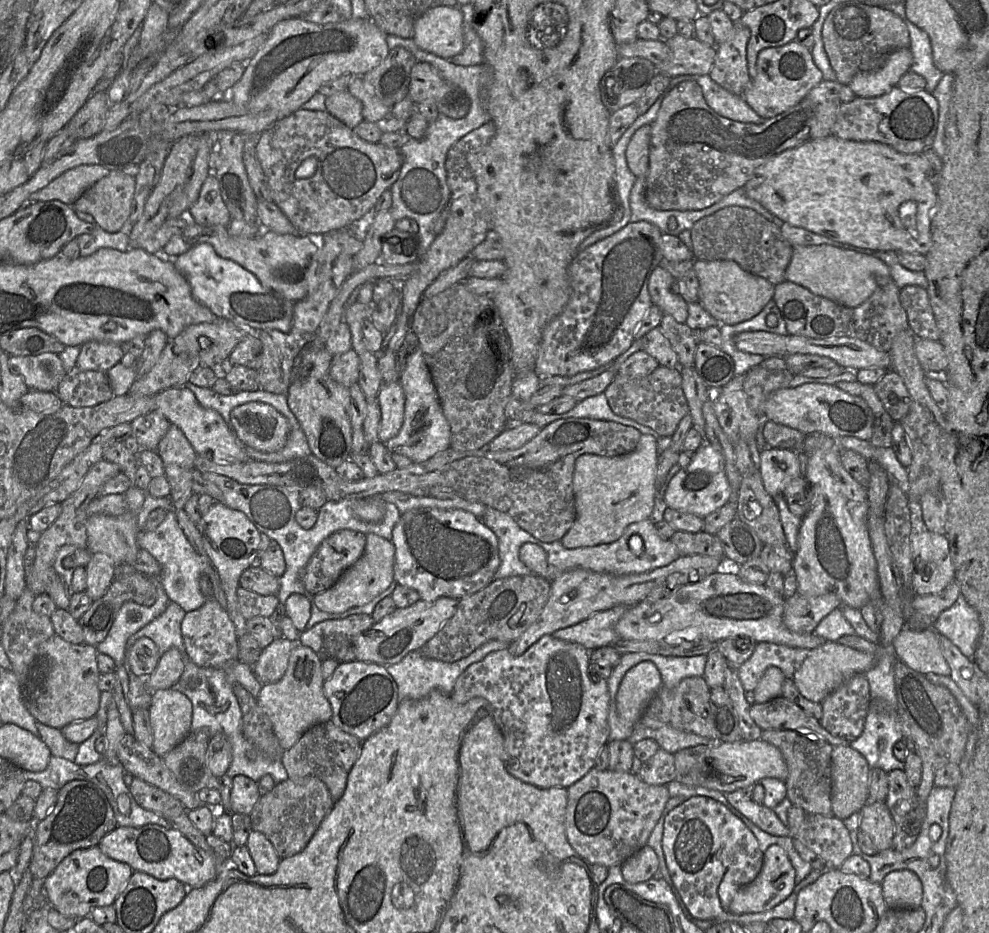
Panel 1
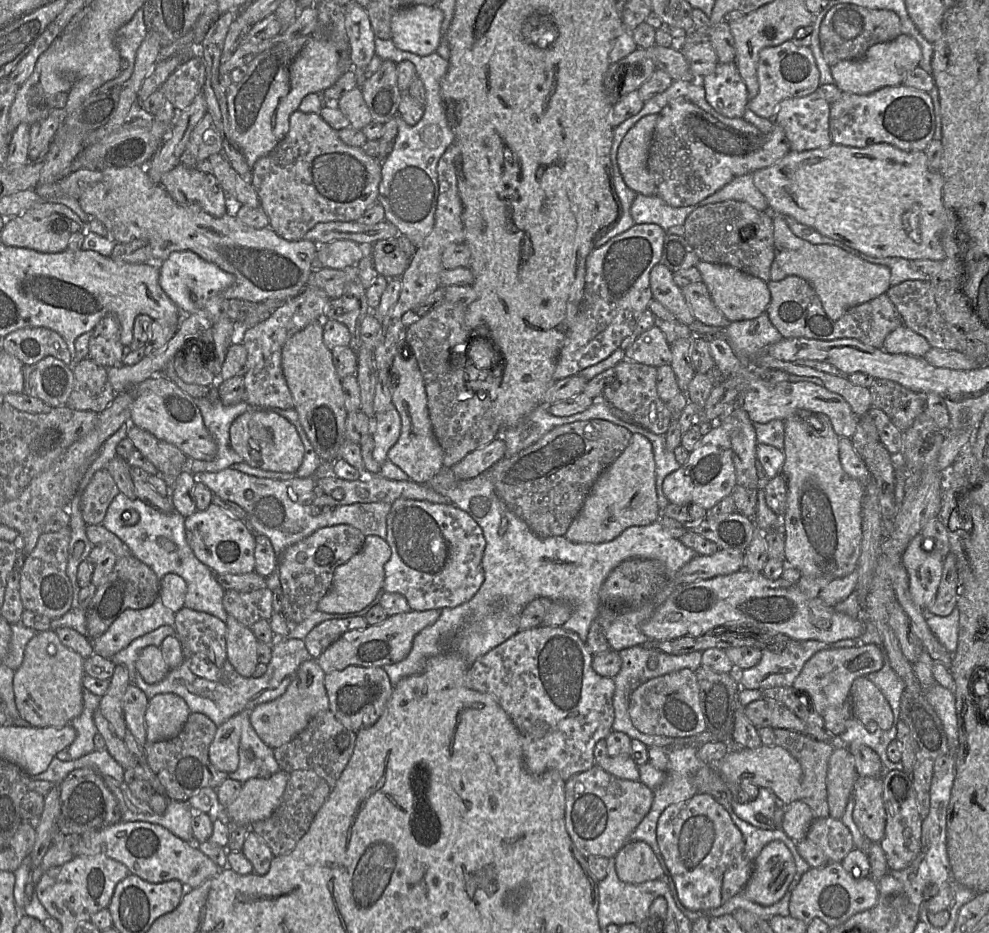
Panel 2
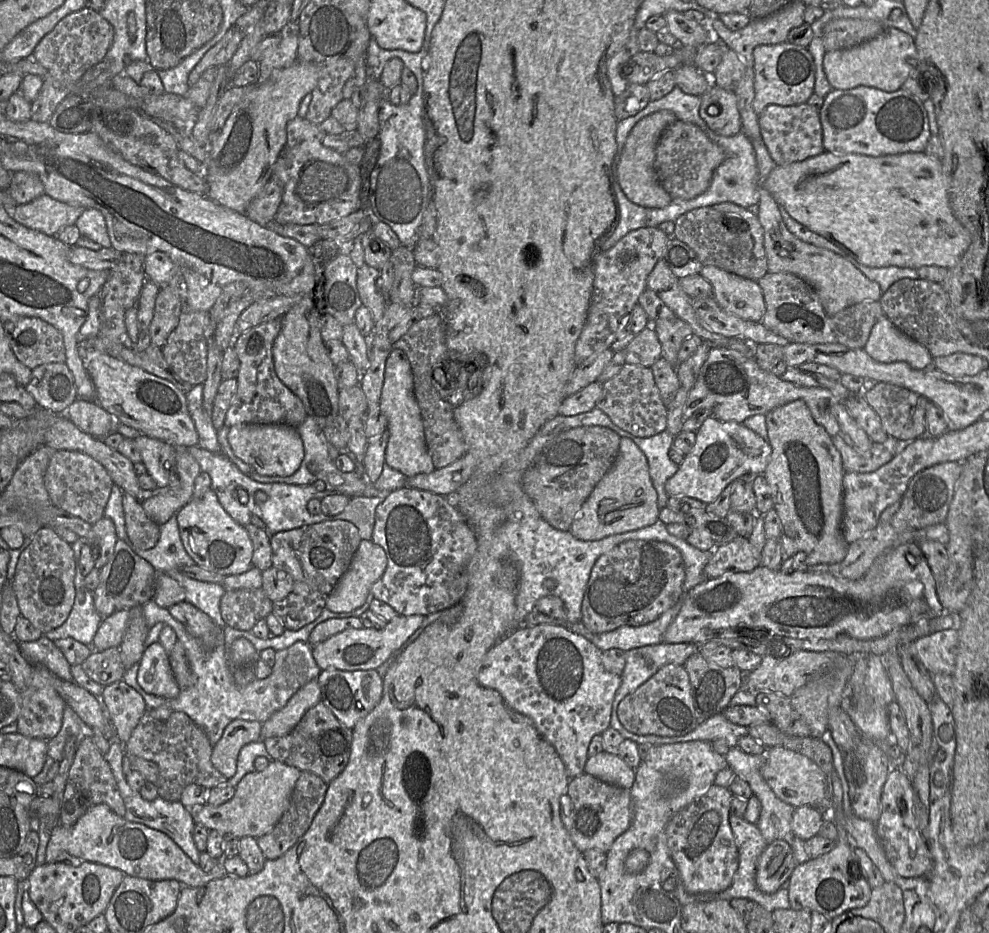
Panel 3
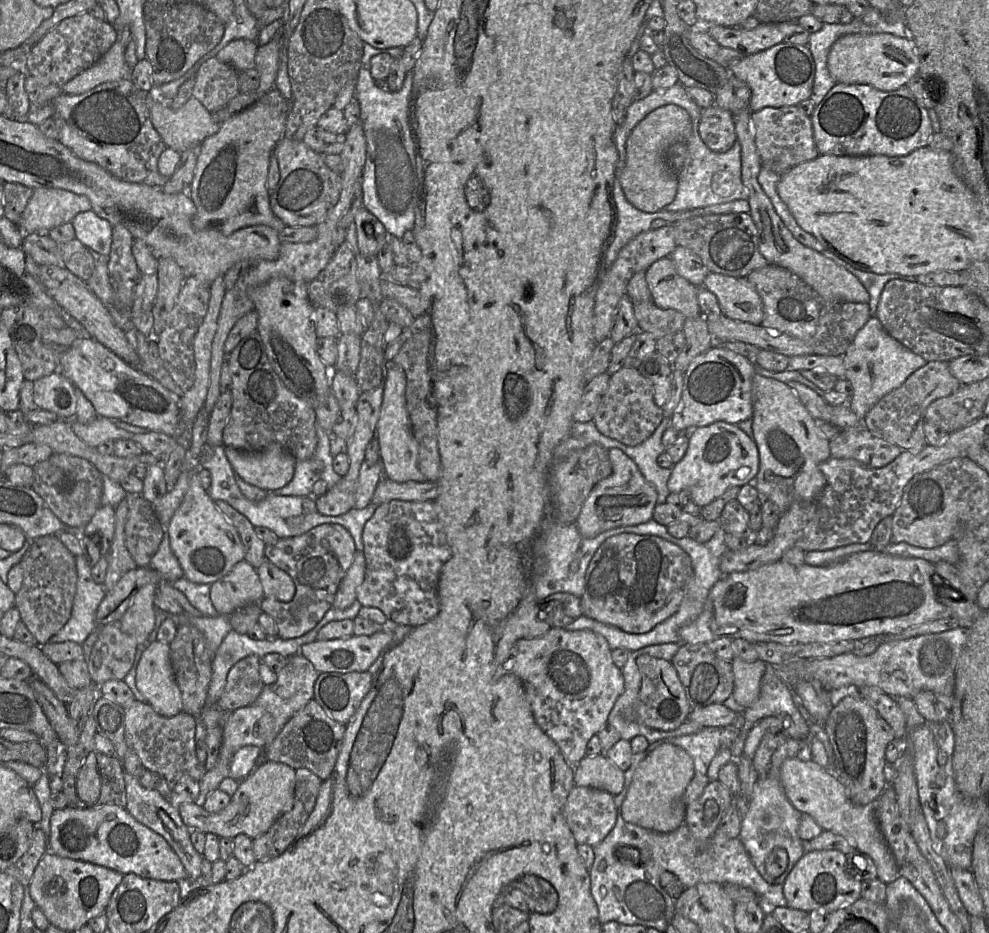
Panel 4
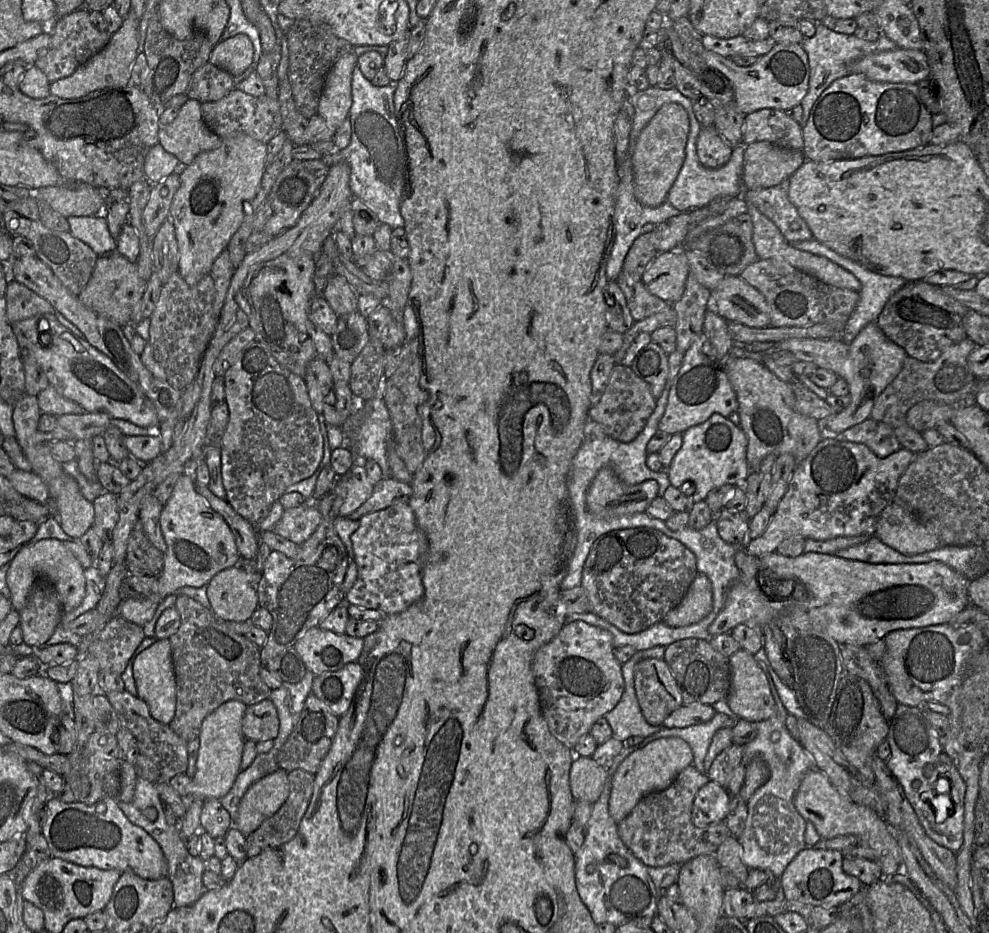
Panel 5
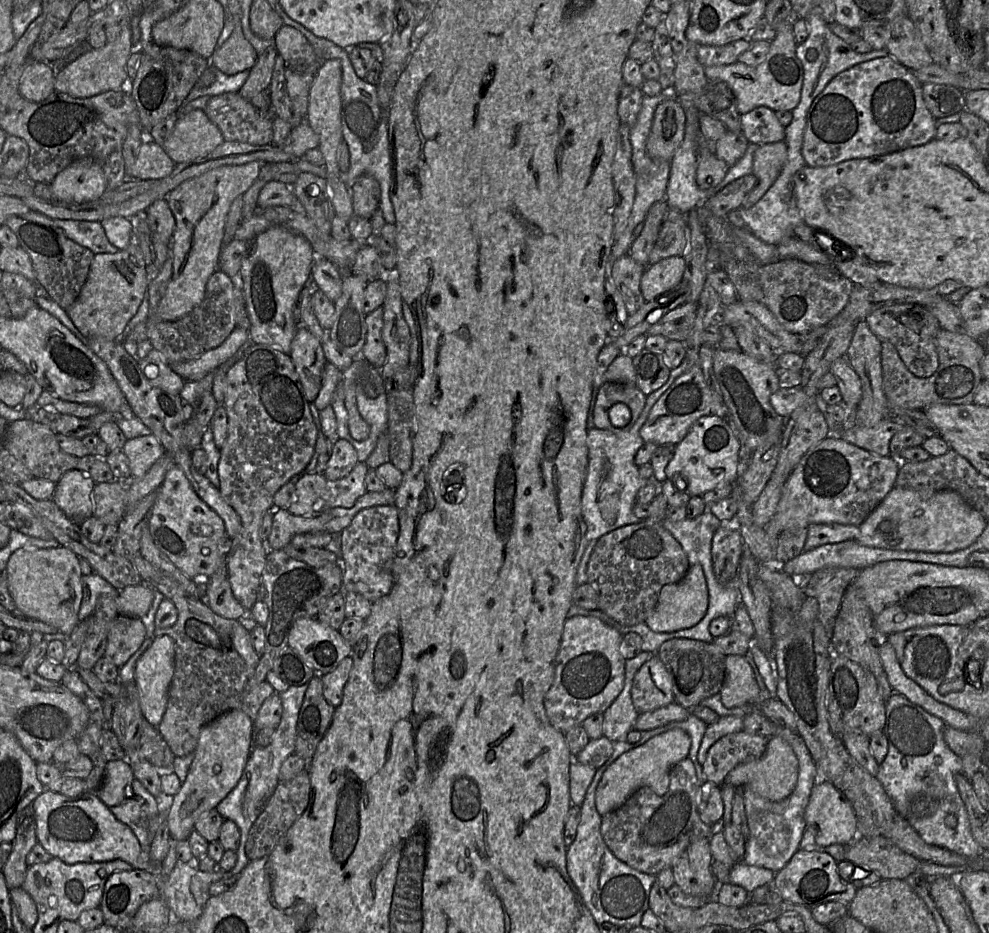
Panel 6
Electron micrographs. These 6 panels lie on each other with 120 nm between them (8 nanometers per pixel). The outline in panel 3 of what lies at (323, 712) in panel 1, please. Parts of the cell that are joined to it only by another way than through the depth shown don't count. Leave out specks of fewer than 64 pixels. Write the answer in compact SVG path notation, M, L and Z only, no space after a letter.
M316 678L302 686L284 707L274 712L261 724L261 739L287 735L304 714L320 701L321 691Z

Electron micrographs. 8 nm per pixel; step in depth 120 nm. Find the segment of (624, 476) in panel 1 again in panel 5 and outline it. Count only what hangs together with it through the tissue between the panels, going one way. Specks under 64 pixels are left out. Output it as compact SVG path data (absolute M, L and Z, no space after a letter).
M605 467L598 472L587 491L586 506L597 518L610 519L643 513L657 496L656 481L628 485L610 467Z

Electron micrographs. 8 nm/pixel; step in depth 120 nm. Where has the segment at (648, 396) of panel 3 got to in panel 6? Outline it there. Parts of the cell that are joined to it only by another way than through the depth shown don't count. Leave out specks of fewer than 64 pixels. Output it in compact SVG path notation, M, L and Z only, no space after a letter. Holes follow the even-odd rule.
M605 381L596 396L593 413L594 426L613 432L629 429L641 414L646 397L647 395L641 392L636 385ZM616 403L624 403L631 410L631 420L624 427L615 427L609 418L609 409Z

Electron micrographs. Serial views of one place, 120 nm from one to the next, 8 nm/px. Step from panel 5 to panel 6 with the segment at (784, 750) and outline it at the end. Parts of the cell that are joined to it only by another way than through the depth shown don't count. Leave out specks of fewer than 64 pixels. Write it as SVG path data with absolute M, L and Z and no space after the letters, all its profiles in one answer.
M779 727L776 735L783 738L793 749L798 760L798 777L793 792L781 801L771 801L757 795L749 787L743 787L745 813L748 825L746 850L743 863L770 869L775 873L781 870L800 849L800 842L807 827L804 811L811 790L818 780L818 771L805 743L796 731Z

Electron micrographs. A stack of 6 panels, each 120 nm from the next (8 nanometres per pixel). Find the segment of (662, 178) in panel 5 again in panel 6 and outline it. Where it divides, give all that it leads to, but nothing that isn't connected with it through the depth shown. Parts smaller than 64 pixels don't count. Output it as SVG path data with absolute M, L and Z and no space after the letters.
M670 98L655 109L646 141L647 154L655 159L671 161L685 134L685 112L679 101Z

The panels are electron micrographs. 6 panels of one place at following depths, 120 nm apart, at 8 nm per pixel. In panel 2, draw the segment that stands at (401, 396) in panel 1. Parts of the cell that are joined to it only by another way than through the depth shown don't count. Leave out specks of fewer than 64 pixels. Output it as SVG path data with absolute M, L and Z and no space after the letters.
M393 406L373 419L373 458L380 464L387 459L389 449L397 442L401 433L401 417Z

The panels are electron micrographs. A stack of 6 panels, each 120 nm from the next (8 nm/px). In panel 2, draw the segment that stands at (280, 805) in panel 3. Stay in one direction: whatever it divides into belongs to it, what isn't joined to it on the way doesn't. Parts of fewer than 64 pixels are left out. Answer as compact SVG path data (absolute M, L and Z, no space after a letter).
M280 770L269 778L251 778L242 784L236 799L226 806L228 822L250 826L268 818L280 804L289 773Z

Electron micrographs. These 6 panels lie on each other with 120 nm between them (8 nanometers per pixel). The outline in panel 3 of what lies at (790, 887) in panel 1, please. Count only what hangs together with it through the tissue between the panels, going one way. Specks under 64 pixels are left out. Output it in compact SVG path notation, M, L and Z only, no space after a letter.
M783 840L768 843L759 857L756 869L756 886L772 894L790 878L796 861L791 846Z

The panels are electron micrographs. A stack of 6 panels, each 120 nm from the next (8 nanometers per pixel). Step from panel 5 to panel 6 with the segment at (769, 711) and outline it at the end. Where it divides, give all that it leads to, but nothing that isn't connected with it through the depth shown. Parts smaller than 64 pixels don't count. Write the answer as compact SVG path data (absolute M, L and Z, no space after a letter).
M726 656L725 679L720 690L720 697L727 708L756 706L761 702L760 688L745 656Z

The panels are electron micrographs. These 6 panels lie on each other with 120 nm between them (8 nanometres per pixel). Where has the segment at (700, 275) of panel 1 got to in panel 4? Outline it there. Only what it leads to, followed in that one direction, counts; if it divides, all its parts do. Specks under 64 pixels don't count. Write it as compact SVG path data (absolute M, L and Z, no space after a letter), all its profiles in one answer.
M709 272L703 286L717 297L723 315L761 325L764 318L762 300L748 279Z

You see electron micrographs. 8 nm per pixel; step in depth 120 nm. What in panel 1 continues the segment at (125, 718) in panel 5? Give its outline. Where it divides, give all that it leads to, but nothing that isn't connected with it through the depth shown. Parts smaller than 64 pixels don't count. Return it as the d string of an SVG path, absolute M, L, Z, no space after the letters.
M207 729L190 732L182 742L165 754L162 760L186 789L194 793L203 788L218 790L226 813L230 813L232 778L226 773L222 776L215 776L211 773L206 764L208 743Z

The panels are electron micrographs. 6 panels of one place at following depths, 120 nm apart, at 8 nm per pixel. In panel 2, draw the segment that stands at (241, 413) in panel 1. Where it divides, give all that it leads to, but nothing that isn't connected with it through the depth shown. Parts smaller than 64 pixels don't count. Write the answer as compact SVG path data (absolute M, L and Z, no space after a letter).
M251 409L237 416L229 429L230 445L252 467L274 472L296 472L302 463L304 445L295 426L268 409Z

